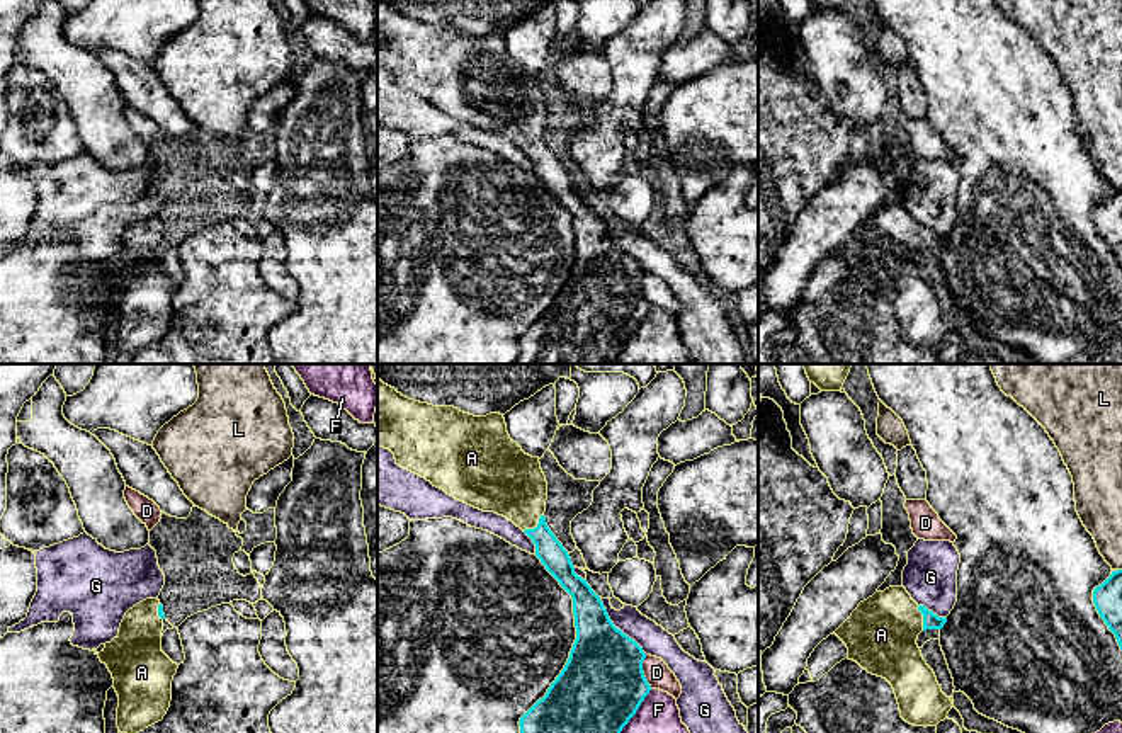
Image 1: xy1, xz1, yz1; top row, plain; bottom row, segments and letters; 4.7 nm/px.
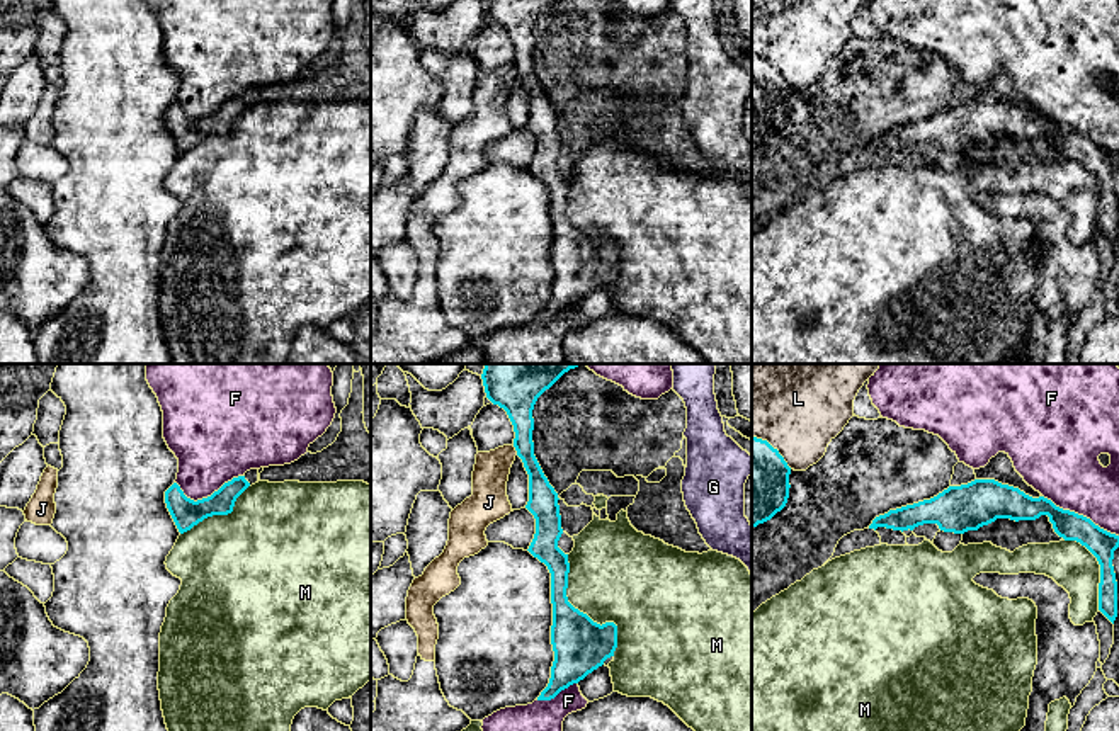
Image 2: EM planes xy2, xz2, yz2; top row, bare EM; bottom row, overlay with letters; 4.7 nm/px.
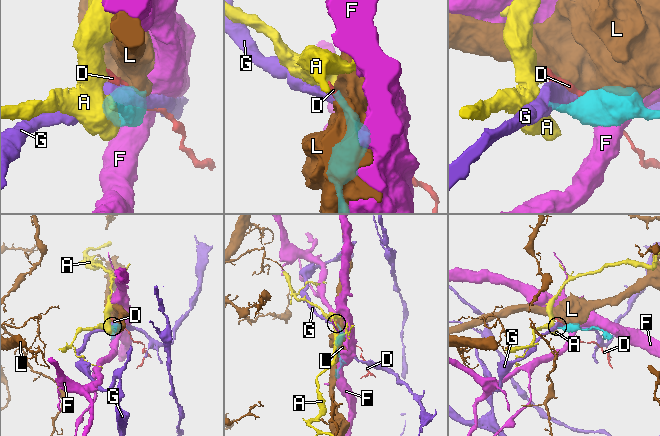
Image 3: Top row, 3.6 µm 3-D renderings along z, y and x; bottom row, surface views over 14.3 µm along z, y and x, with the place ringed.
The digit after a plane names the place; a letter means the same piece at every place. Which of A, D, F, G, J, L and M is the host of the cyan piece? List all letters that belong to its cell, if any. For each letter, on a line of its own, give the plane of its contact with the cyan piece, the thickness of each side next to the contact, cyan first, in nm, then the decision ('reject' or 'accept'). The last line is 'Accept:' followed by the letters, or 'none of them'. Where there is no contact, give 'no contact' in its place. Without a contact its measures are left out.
A: xz1 | 130/320 nm | accept
D: xz1 | 400/120 nm | reject
F: yz2 | 140/340 nm | reject
G: xz1 | 380/140 nm | reject
J: xz2 | 170/170 nm | reject
L: yz2 | 360/360 nm | reject
M: xz2 | 260/460 nm | reject
Accept: A

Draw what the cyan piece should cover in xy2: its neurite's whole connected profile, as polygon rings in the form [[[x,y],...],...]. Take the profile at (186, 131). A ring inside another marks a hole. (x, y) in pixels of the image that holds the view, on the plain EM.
[[[250,88],[243,95],[224,102],[211,116],[197,121],[187,117],[180,105],[173,102],[165,110],[165,122],[179,151],[184,153],[207,136],[231,133],[236,117],[255,102],[258,102],[258,88]]]

